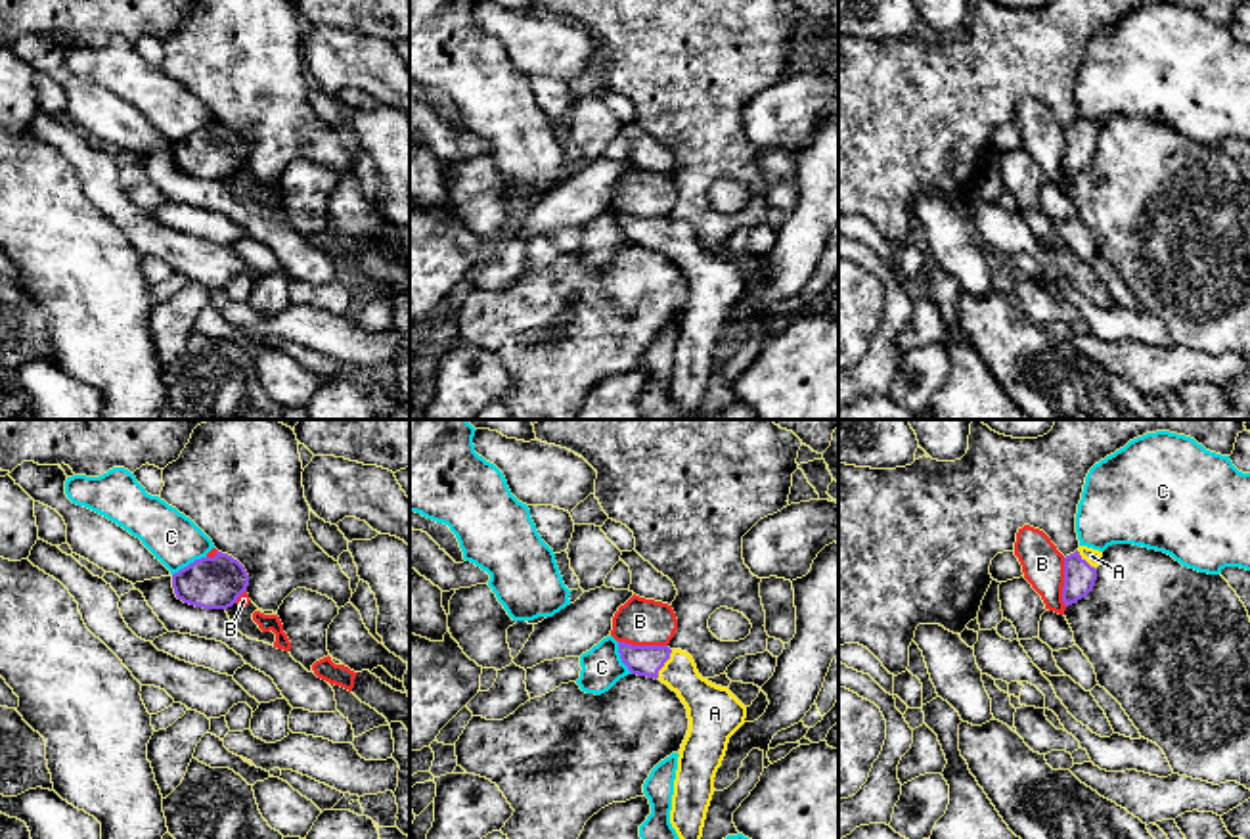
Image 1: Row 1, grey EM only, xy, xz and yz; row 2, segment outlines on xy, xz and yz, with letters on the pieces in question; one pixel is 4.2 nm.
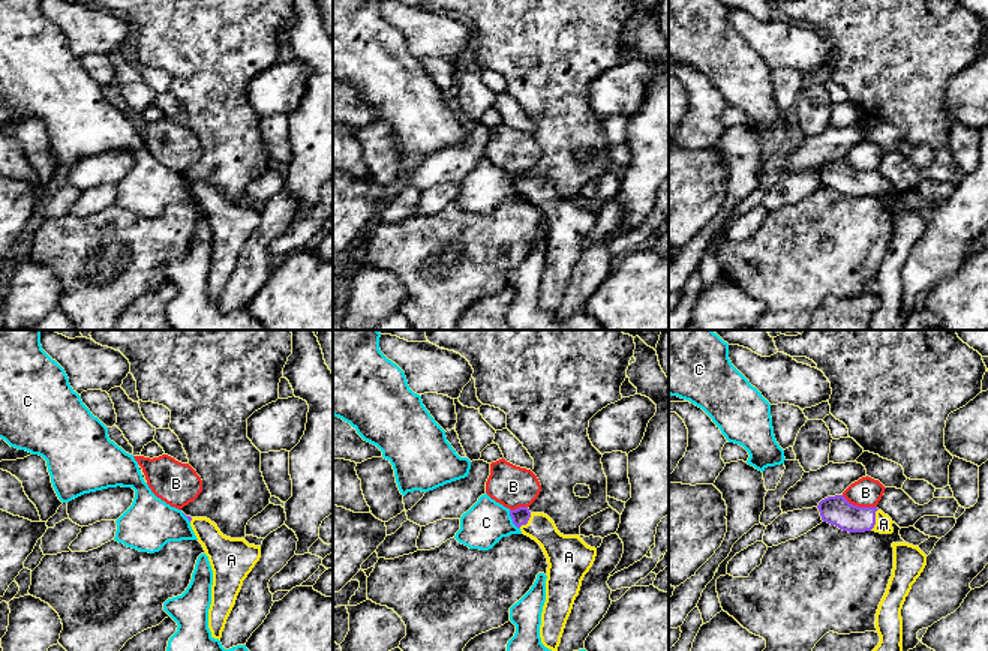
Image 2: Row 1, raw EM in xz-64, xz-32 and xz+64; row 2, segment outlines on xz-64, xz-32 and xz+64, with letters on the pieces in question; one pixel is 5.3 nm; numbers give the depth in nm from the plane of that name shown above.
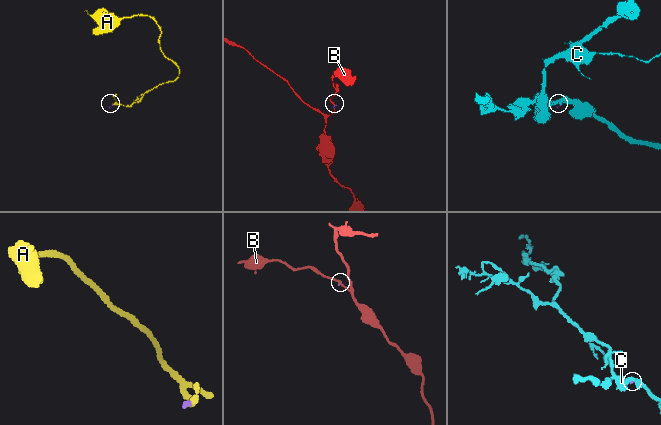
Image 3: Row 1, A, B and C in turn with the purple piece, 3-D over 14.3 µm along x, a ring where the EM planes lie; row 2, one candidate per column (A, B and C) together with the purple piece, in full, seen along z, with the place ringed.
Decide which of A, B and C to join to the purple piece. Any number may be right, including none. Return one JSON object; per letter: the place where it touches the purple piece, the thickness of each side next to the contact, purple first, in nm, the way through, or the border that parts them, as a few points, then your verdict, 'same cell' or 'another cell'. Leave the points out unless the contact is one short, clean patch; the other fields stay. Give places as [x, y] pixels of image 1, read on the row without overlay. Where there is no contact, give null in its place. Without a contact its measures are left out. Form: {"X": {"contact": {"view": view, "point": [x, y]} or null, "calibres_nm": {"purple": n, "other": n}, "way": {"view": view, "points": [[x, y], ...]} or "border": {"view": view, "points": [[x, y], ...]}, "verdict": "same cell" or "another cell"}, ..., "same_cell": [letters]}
{"A": {"contact": {"view": "xz", "point": [663, 236]}, "calibres_nm": {"purple": 130, "other": 180}, "way": {"view": "xz", "points": [[640, 230], [663, 236], [707, 274]]}, "verdict": "same cell"}, "B": {"contact": {"view": "xz", "point": [644, 217]}, "calibres_nm": {"purple": 130, "other": 200}, "border": {"view": "xz", "points": [[619, 211], [667, 217]]}, "verdict": "another cell"}, "C": {"contact": {"view": "xy", "point": [190, 135]}, "calibres_nm": {"purple": 220, "other": 220}, "border": {"view": "xy", "points": [[205, 127], [173, 146]]}, "verdict": "another cell"}, "same_cell": ["A"]}

